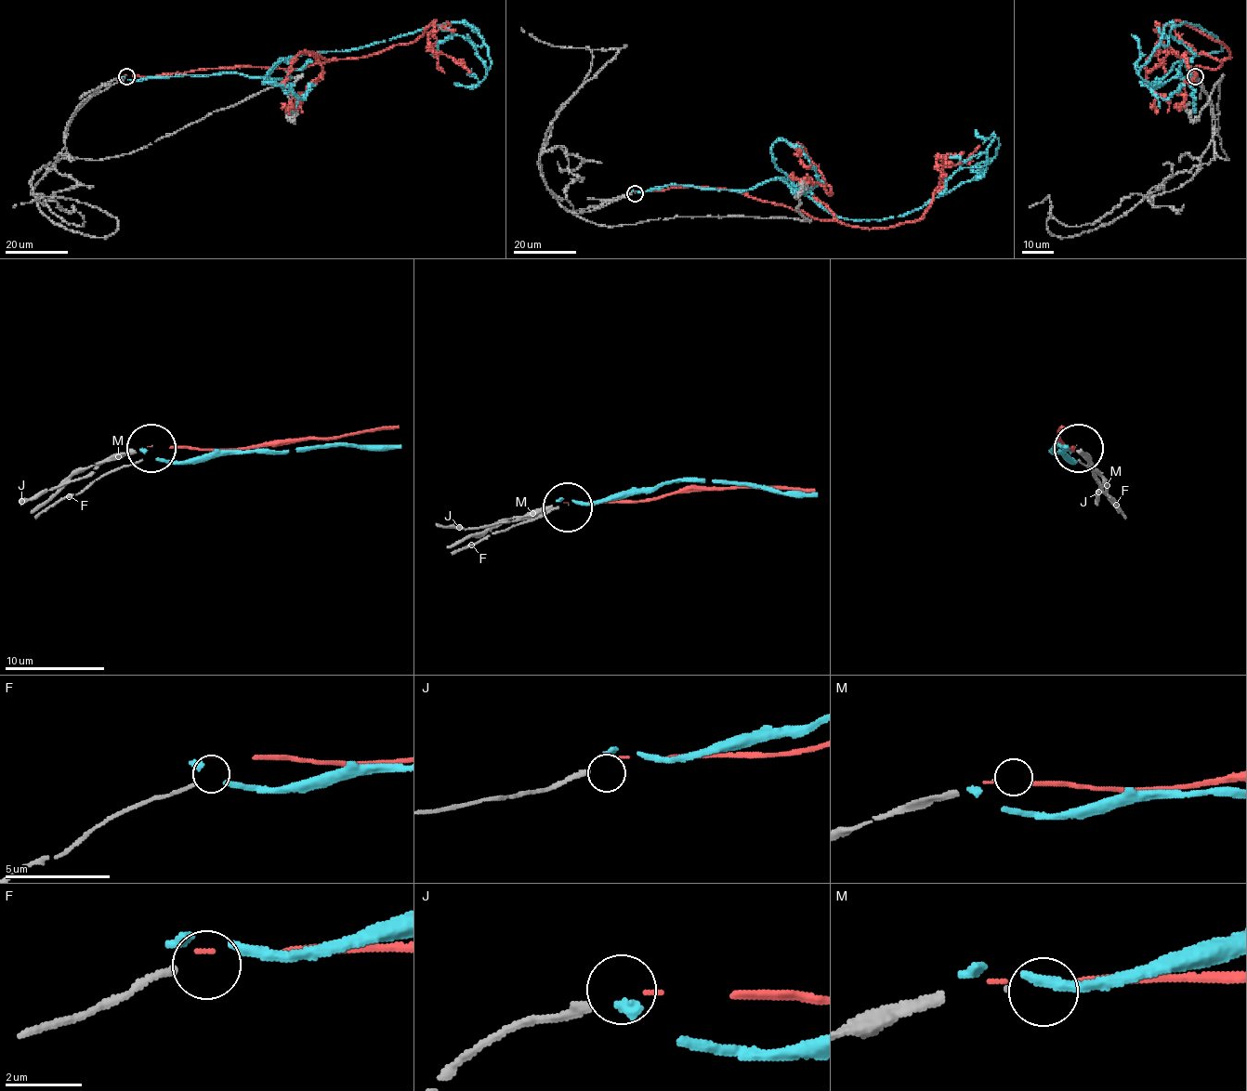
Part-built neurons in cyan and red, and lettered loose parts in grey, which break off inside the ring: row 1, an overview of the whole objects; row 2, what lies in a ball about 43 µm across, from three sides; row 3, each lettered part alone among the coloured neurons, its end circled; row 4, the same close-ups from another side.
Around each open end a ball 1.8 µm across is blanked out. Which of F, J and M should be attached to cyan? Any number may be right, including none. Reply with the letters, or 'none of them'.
none of them

